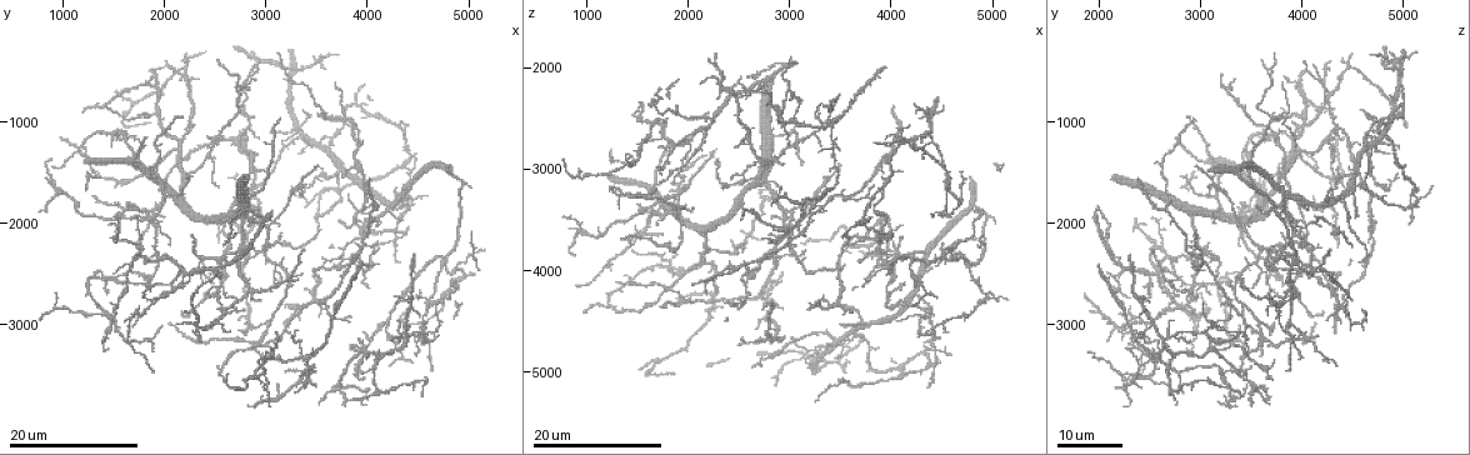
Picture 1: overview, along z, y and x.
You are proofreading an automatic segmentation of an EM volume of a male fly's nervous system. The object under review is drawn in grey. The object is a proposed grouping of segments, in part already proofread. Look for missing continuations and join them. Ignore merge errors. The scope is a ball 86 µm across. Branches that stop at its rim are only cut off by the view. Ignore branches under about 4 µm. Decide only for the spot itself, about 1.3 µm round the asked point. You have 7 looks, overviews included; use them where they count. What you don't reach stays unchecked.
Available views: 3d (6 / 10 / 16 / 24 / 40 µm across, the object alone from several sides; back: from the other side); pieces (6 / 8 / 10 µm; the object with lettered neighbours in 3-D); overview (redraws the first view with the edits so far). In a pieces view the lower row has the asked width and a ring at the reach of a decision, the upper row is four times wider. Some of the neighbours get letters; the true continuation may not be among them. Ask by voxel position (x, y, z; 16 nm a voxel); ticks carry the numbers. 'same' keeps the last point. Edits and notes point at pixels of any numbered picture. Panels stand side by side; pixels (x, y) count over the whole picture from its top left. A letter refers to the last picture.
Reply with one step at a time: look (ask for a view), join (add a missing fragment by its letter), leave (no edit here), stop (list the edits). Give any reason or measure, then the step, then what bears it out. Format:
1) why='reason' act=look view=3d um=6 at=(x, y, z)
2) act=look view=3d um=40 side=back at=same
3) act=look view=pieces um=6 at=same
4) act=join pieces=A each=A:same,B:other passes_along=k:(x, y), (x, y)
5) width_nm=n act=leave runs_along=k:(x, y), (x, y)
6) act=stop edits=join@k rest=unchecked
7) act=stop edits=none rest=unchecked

why='an open end' act=look view=3d um=24 at=(3540, 1940, 4520)

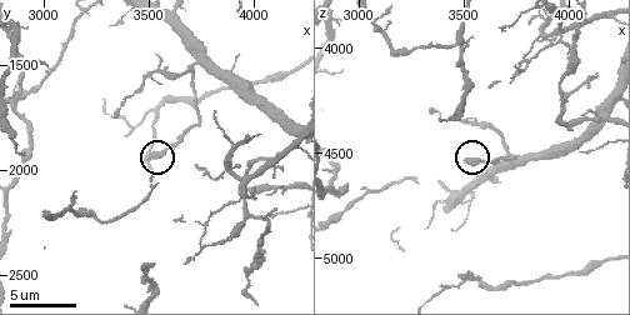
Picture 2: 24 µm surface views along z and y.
act=look view=3d um=6 at=(3500, 1930, 4530)

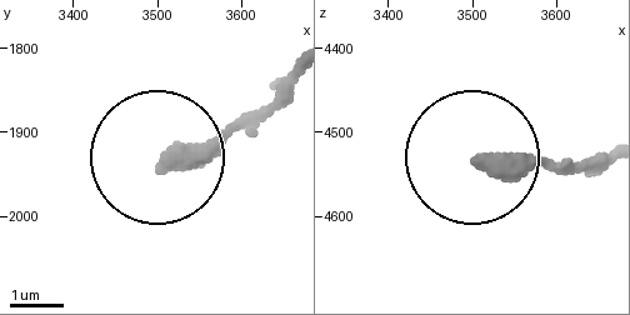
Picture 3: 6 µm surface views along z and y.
act=look view=pieces um=8 at=(3510, 1935, 4535)

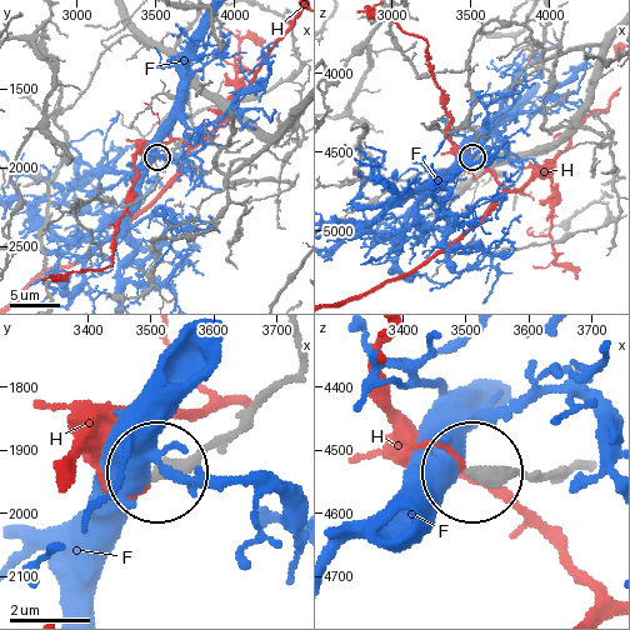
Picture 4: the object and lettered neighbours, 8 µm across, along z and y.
width_nm=340 act=leave each=F:other,H:other runs_along=4:(573, 463), (533, 479), (475, 473) found='no lettered fragment goes on from it'

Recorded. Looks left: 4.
act=look view=3d um=16 at=(2260, 2120, 2920)

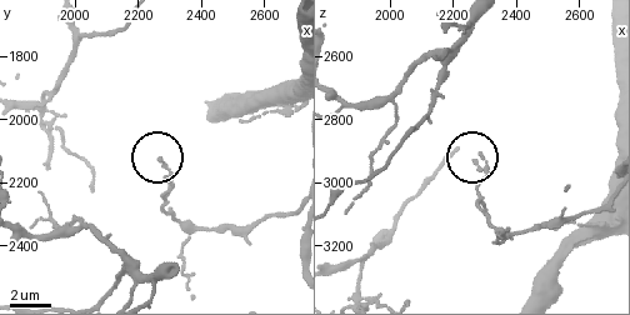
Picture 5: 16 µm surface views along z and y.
act=look view=pieces um=8 at=(2260, 2130, 2930)

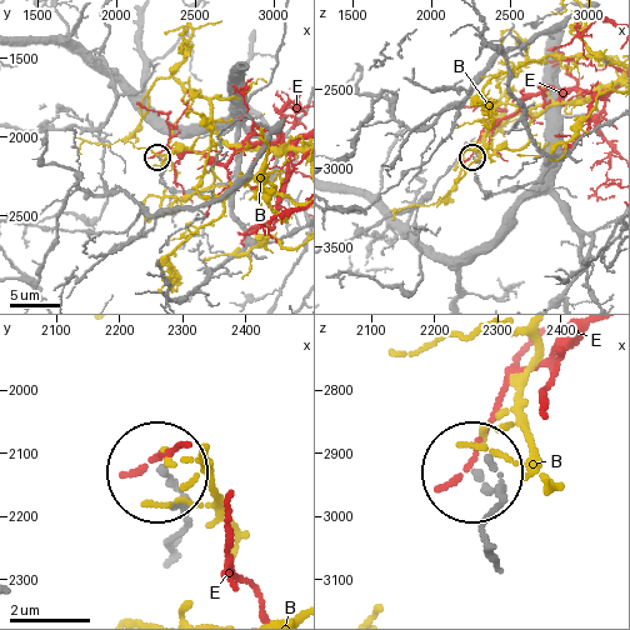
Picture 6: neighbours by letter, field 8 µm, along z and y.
act=leave each=B:other,E:other runs_along=6:(169, 556), (181, 513), (161, 475) found='none of them fits'

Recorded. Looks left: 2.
act=look view=3d um=16 at=(2780, 3100, 4320)

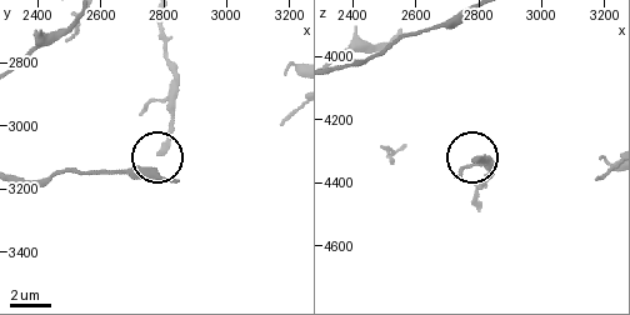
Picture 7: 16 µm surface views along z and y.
act=look view=pieces um=8 at=(2790, 3080, 4320)

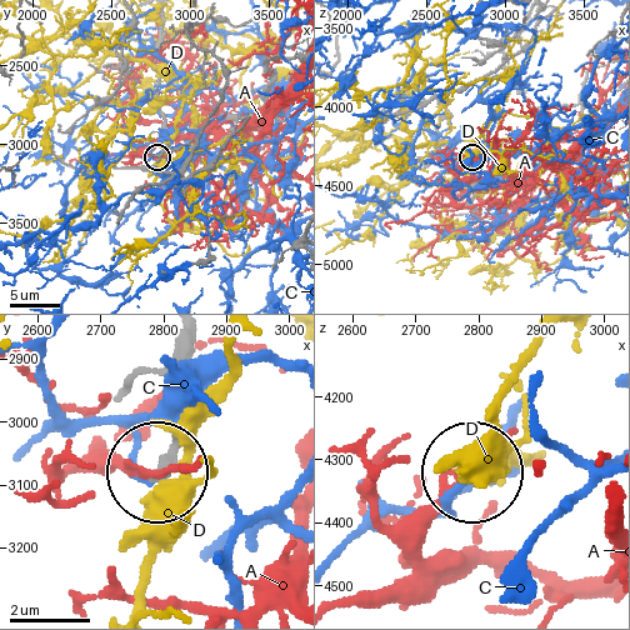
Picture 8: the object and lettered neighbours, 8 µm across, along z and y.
act=leave each=A:other,C:other,D:other found='no lettered fragment goes on from it'

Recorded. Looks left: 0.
act=stop edits=none rest=unchecked

